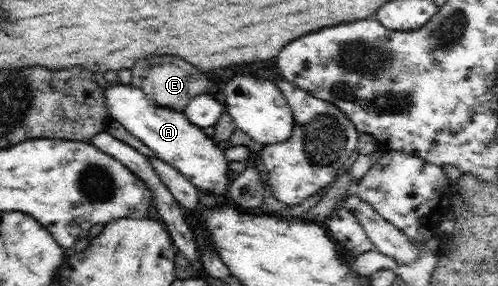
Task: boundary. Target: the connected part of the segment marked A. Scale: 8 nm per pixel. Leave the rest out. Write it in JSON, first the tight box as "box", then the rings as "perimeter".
{"box":[104,85,231,195],"perimeter":[[[112,85],[106,89],[104,98],[109,110],[110,120],[124,126],[130,134],[141,140],[145,146],[156,152],[158,158],[182,173],[202,192],[228,195],[231,185],[229,162],[224,150],[212,139],[210,131],[191,123],[181,111],[167,109],[145,95],[142,89]]]}

